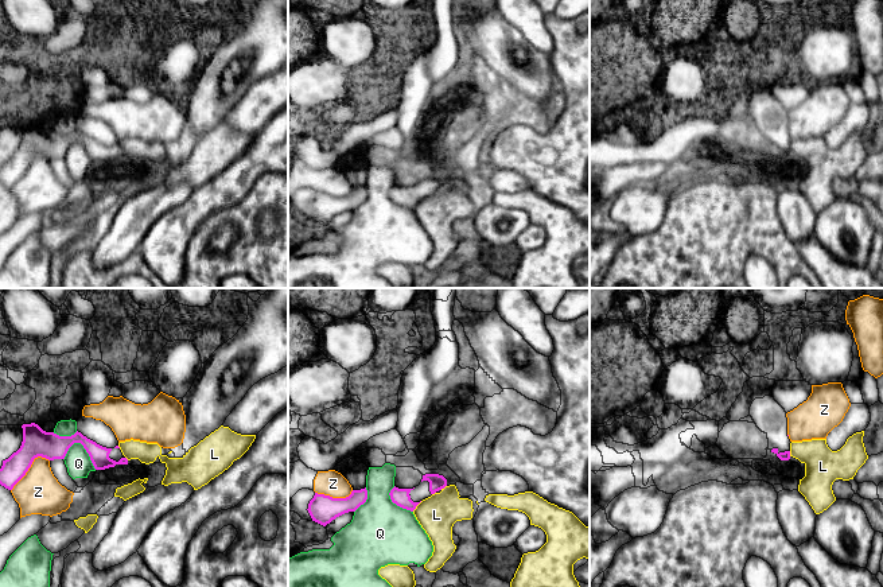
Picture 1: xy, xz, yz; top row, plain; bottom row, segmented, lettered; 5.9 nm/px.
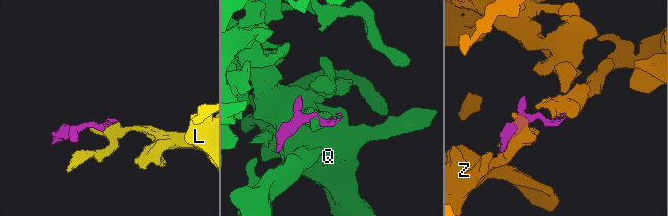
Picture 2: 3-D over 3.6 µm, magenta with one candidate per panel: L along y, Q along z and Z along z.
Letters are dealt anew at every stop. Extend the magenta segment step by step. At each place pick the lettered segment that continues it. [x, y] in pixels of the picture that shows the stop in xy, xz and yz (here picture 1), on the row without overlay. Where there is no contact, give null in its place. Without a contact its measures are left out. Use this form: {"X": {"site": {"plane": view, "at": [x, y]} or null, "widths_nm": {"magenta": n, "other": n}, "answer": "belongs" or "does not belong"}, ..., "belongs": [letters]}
{"L": {"site": {"plane": "xz", "at": [416, 203]}, "widths_nm": {"magenta": 100, "other": 240}, "answer": "does not belong"}, "Q": {"site": {"plane": "xy", "at": [85, 147]}, "widths_nm": {"magenta": 160, "other": 150}, "answer": "does not belong"}, "Z": {"site": {"plane": "xy", "at": [30, 164]}, "widths_nm": {"magenta": 160, "other": 260}, "answer": "does not belong"}, "belongs": []}

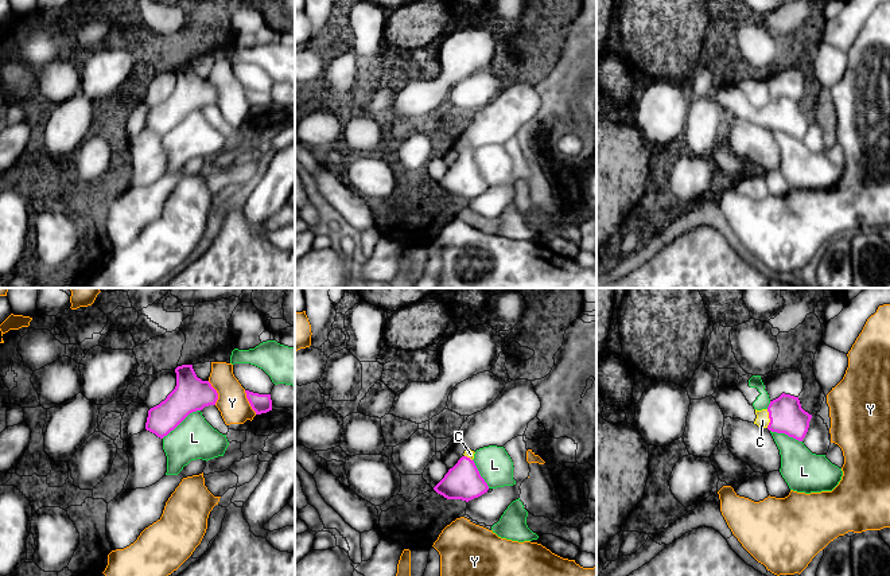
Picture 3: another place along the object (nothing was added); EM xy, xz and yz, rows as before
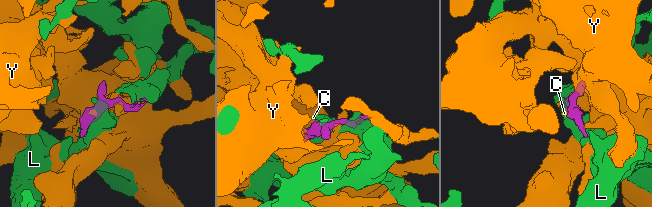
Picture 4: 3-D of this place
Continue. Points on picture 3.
{"C": {"site": {"plane": "yz", "at": [769, 116]}, "widths_nm": {"magenta": 200, "other": 90}, "answer": "belongs"}, "L": {"site": {"plane": "xy", "at": [181, 120]}, "widths_nm": {"magenta": 200, "other": 240}, "answer": "does not belong"}, "Y": {"site": {"plane": "xy", "at": [217, 92]}, "widths_nm": {"magenta": 200, "other": 180}, "answer": "does not belong"}, "belongs": ["C"]}

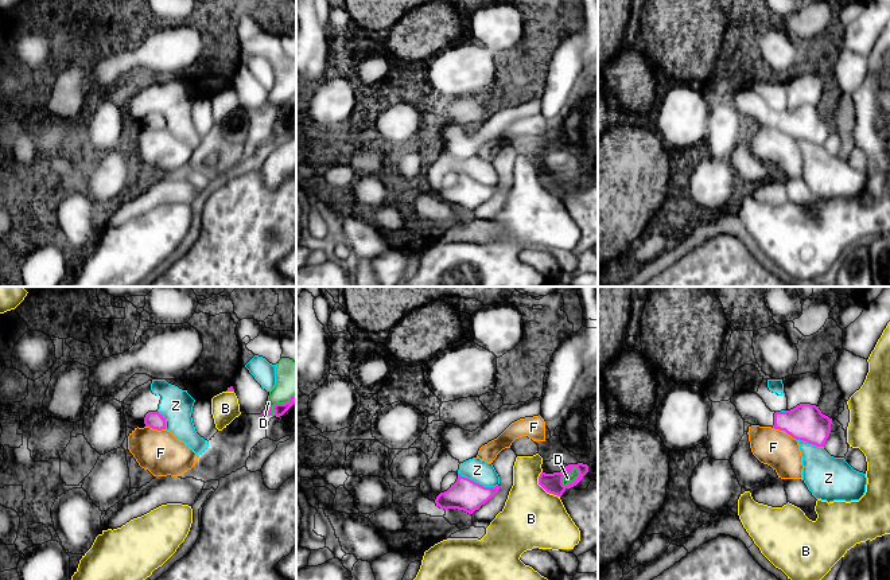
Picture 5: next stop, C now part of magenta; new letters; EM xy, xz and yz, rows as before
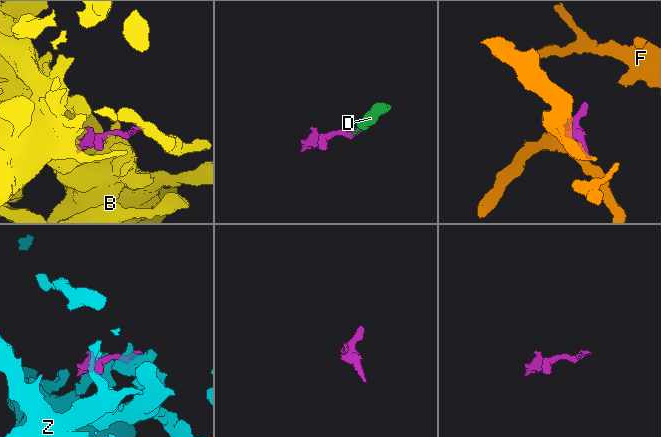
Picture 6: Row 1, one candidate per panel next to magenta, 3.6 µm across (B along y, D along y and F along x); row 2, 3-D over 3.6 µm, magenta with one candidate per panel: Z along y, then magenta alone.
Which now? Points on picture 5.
{"B": {"site": {"plane": "xz", "at": [543, 186]}, "widths_nm": {"magenta": 120, "other": 360}, "answer": "does not belong"}, "D": {"site": {"plane": "xz", "at": [564, 172]}, "widths_nm": {"magenta": 120, "other": 50}, "answer": "belongs"}, "F": {"site": {"plane": "yz", "at": [785, 129]}, "widths_nm": {"magenta": 220, "other": 220}, "answer": "does not belong"}, "Z": {"site": {"plane": "xz", "at": [478, 182]}, "widths_nm": {"magenta": 190, "other": 140}, "answer": "does not belong"}, "belongs": ["D"]}

